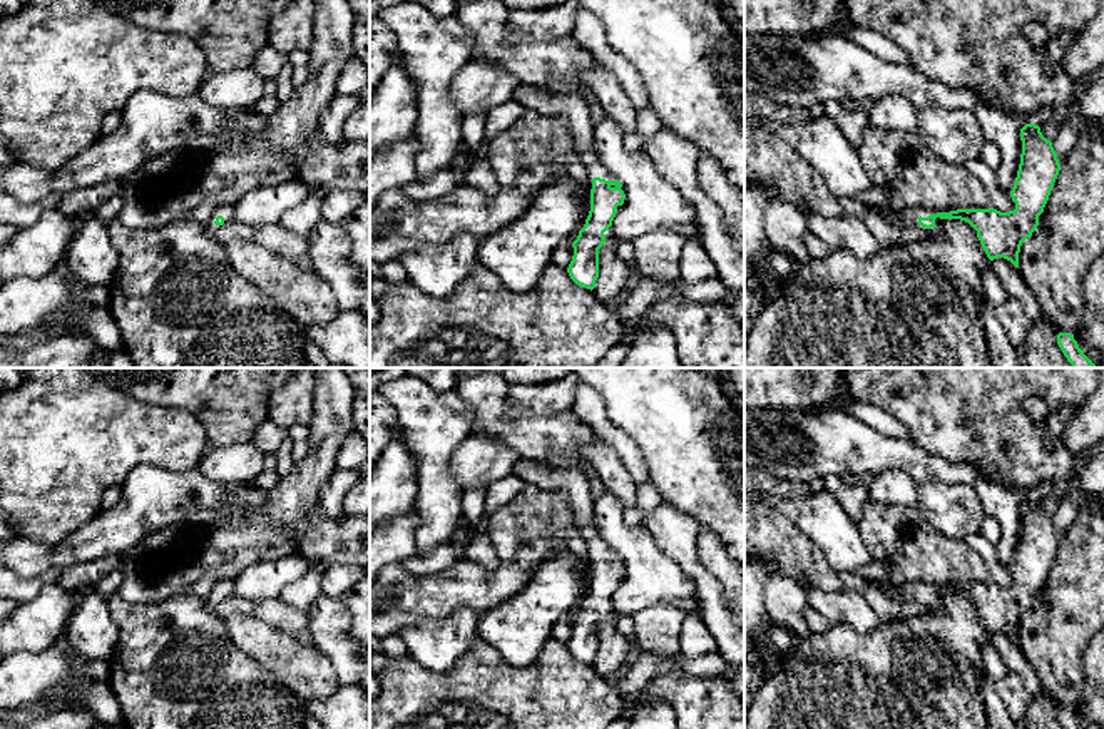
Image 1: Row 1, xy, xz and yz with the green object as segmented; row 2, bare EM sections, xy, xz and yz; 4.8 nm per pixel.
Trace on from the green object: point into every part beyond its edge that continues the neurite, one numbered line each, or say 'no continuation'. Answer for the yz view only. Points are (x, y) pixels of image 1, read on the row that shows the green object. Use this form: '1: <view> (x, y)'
1: yz (905, 219)

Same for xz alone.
1: xz (574, 111)

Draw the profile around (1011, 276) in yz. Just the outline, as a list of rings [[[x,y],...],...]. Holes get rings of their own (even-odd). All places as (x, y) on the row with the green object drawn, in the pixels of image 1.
[[[1004,257],[990,261],[990,268],[999,276],[1005,293],[1022,303],[1027,328],[1030,329],[1032,324],[1040,318],[1040,308],[1035,296],[1027,288],[1020,269]]]

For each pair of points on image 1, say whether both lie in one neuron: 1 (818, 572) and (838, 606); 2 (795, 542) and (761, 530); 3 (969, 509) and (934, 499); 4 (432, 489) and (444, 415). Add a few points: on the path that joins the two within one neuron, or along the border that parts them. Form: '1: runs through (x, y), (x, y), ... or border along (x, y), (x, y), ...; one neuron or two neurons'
1: border along (807, 582), (827, 592), (847, 589); two neurons
2: runs through (787, 542), (770, 532); one neuron
3: runs through (960, 509), (942, 505); one neuron
4: runs through (434, 470), (434, 433); one neuron

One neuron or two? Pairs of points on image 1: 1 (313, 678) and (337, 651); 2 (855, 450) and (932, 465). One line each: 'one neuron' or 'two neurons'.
1: two neurons
2: one neuron

